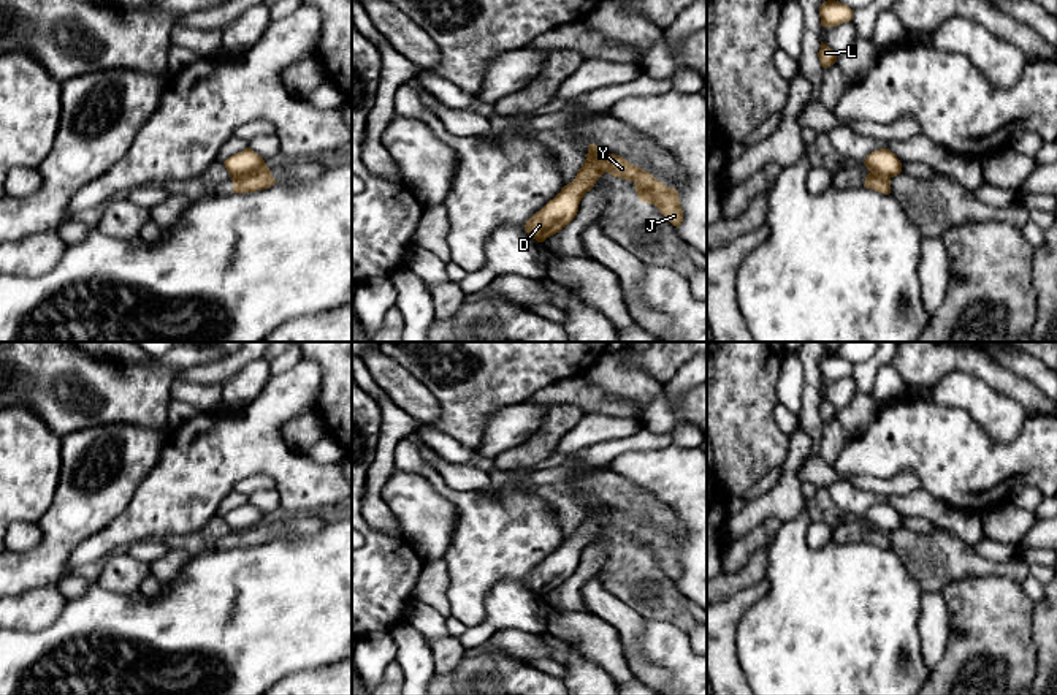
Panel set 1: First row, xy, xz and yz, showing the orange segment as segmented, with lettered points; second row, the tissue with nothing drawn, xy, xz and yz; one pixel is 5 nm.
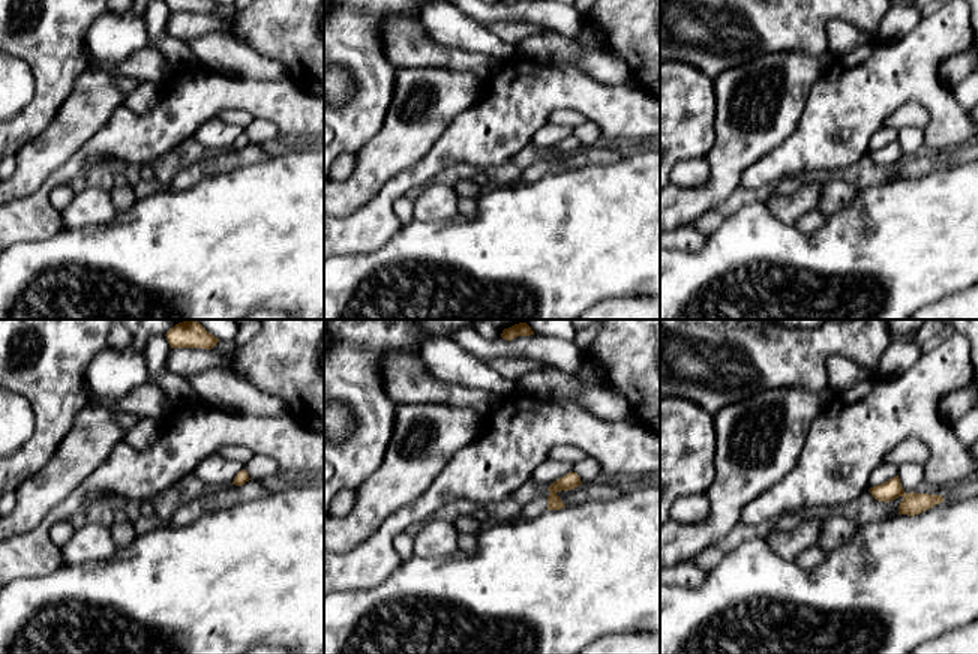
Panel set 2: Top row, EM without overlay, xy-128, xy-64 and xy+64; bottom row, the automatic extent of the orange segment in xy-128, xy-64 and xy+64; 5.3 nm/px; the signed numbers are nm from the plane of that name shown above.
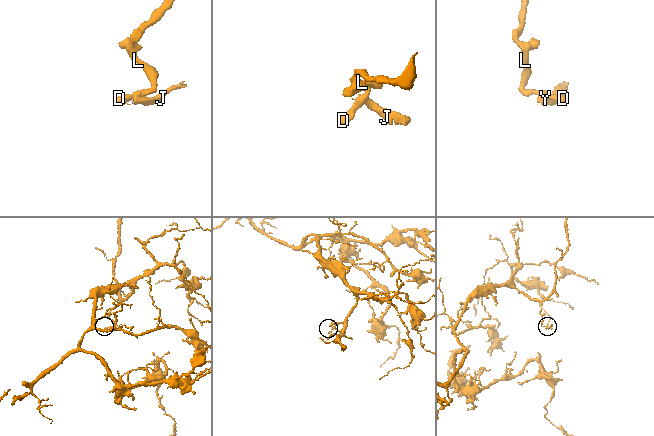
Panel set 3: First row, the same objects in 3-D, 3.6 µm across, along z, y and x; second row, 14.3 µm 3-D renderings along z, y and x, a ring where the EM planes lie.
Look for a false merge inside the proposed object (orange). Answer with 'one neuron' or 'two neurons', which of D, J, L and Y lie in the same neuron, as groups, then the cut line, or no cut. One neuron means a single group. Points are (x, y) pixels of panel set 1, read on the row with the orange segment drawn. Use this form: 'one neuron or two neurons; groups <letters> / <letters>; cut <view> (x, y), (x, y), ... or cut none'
two neurons; groups D L / J Y; cut xy (265, 165), (232, 178)

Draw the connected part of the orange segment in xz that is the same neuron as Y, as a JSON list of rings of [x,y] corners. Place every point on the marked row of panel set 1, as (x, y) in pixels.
[[[596,144],[588,146],[588,154],[585,157],[596,157],[597,160],[602,160],[607,165],[609,174],[632,180],[642,203],[654,204],[674,226],[678,228],[681,225],[683,211],[675,188],[664,185],[653,174],[631,165],[623,157],[604,152]]]

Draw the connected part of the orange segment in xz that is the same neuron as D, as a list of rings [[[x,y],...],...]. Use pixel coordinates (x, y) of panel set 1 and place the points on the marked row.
[[[588,157],[575,179],[526,222],[525,231],[537,242],[559,233],[575,218],[582,198],[604,173],[607,165],[596,157]]]

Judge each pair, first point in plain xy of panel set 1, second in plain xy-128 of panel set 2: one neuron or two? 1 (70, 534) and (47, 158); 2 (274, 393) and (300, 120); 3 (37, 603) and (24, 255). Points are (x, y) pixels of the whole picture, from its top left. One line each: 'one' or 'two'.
1: one
2: one
3: two

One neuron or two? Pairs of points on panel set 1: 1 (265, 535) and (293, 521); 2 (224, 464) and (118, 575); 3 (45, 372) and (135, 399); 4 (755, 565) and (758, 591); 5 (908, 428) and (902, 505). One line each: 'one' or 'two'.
1: one
2: two
3: one
4: two
5: two

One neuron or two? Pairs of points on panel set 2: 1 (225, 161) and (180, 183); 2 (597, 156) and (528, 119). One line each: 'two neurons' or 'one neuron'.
1: one neuron
2: two neurons

